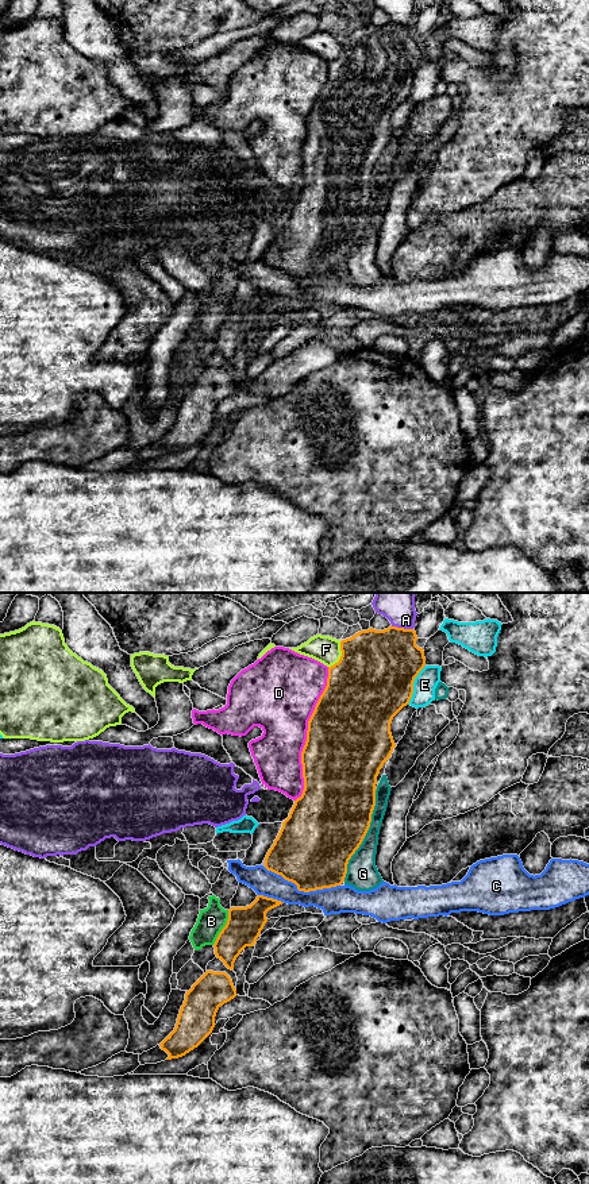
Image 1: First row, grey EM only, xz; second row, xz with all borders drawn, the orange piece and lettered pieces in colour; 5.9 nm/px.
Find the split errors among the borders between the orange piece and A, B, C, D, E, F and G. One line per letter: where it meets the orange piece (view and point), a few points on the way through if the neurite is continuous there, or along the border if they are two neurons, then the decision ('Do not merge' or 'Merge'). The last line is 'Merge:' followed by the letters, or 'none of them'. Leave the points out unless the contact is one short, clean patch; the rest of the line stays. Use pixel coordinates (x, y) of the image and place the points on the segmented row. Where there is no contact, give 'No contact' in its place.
A: Touches orange at xz (403, 628). Do not merge
B: Touches orange at xz (223, 928). Boundary: xz (228, 910), (226, 925), (212, 944). Do not merge
C: Touches orange at xz (301, 890). Do not merge
D: Touches orange at xz (307, 735). Do not merge
E: Touches orange at xz (412, 685). Do not merge
F: Touches orange at xz (341, 656). Do not merge
G: Touches orange at xz (365, 835). Do not merge
Merge: none of them

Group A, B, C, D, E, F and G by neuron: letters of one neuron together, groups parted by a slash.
A / B / C / D / E / F / G

